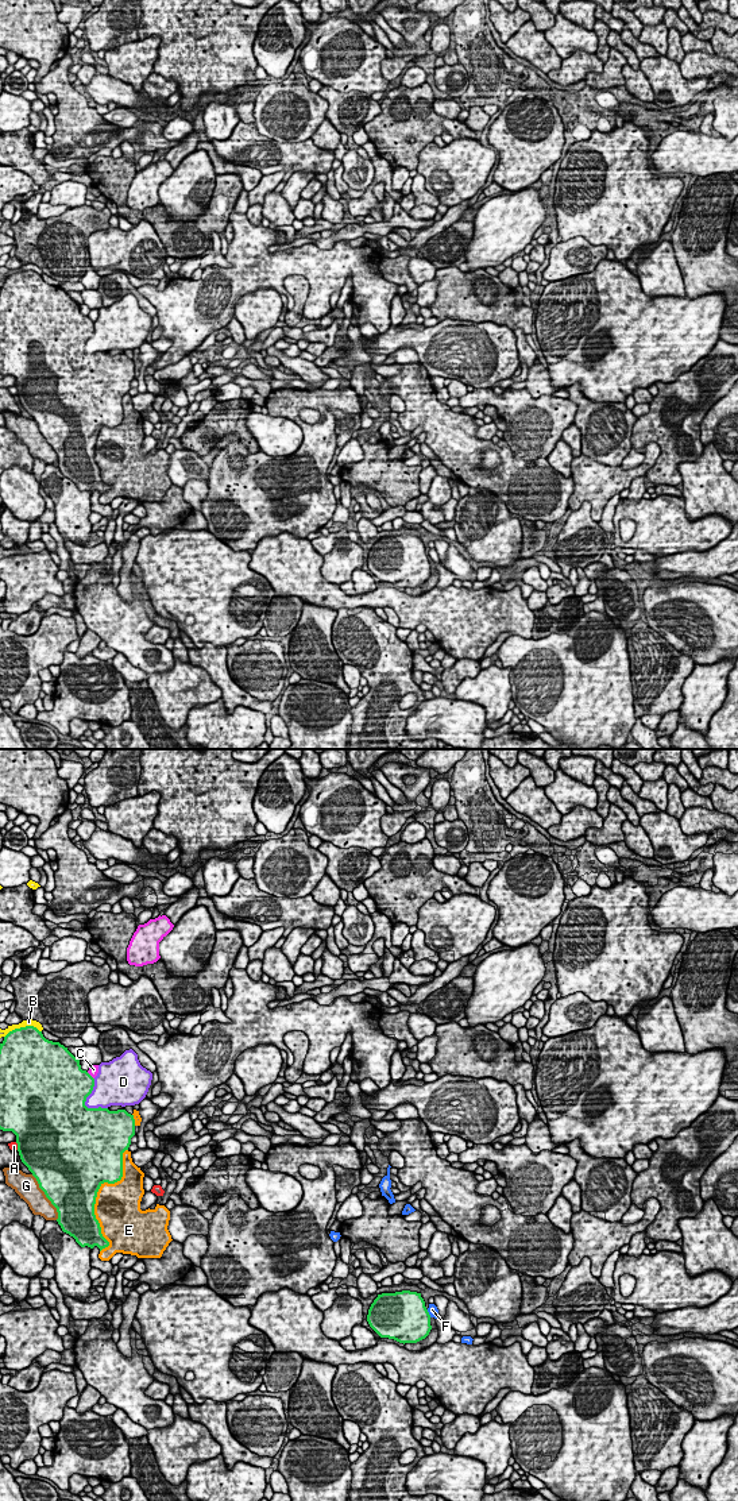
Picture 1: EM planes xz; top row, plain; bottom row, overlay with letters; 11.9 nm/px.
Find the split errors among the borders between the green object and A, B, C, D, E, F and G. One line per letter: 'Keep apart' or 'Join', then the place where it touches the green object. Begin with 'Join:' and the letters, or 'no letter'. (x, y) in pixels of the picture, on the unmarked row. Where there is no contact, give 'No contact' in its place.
Join: no letter
A: Keep apart. Touches green at xz (18, 390)
B: Keep apart. Touches green at xz (22, 271)
C: Keep apart. Touches green at xz (91, 320)
D: Keep apart. Touches green at xz (84, 347)
E: Keep apart. Touches green at xz (96, 439)
F: Keep apart. Touches green at xz (428, 558)
G: Keep apart. Touches green at xz (46, 440)

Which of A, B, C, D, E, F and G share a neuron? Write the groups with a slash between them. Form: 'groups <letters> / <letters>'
groups A / B / C / D / E / F / G

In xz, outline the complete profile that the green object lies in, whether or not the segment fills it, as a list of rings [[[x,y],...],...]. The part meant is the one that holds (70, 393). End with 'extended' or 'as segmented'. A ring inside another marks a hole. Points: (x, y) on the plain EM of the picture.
[[[34,270],[9,275],[0,288],[0,374],[16,379],[20,404],[57,452],[57,466],[62,475],[73,481],[81,491],[97,490],[101,495],[109,486],[103,481],[94,459],[97,436],[104,427],[115,428],[121,424],[123,397],[128,394],[135,379],[135,363],[125,354],[88,352],[85,346],[93,331],[94,323],[81,313],[80,304],[59,286],[46,283]]]; as segmented

